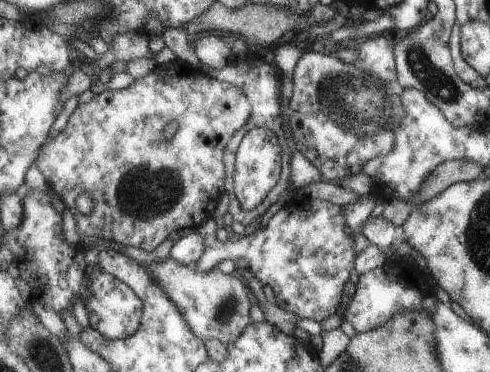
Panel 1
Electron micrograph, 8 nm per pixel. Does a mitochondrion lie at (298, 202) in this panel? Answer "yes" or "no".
no

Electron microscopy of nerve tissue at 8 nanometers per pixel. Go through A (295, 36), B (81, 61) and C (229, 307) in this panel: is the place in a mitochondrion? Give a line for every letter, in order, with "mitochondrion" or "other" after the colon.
A: other
B: other
C: mitochondrion

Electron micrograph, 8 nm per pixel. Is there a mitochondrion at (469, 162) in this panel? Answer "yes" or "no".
no

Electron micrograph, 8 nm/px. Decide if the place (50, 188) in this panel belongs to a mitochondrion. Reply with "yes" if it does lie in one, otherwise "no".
no

